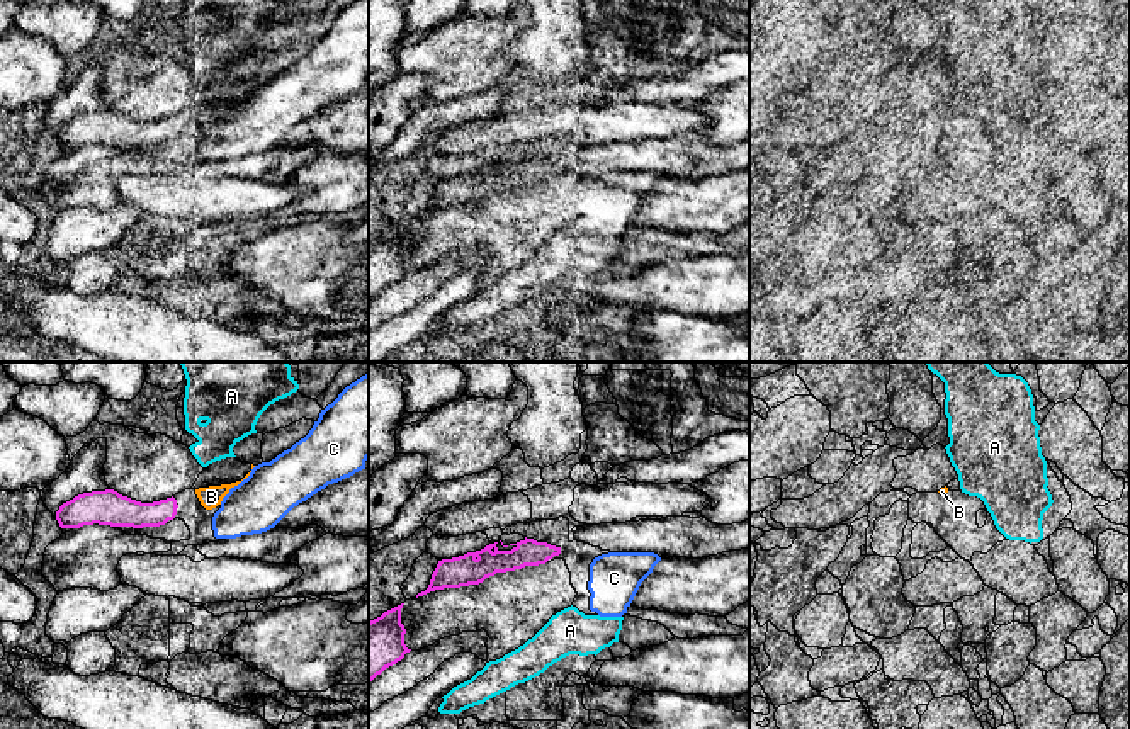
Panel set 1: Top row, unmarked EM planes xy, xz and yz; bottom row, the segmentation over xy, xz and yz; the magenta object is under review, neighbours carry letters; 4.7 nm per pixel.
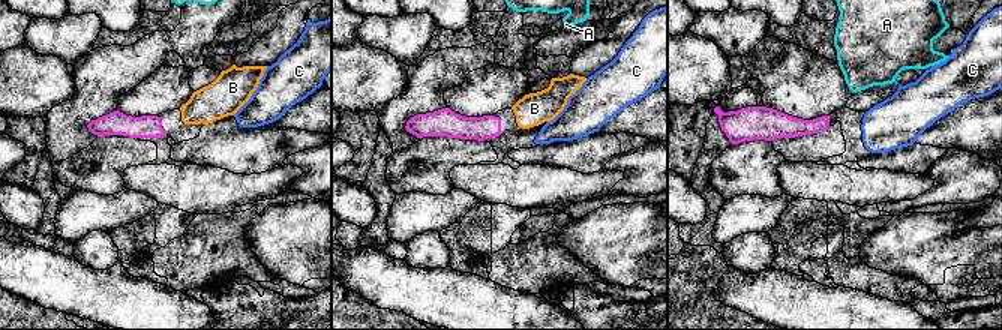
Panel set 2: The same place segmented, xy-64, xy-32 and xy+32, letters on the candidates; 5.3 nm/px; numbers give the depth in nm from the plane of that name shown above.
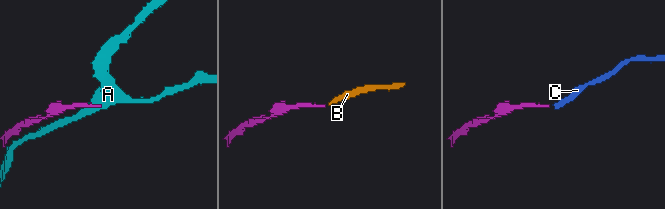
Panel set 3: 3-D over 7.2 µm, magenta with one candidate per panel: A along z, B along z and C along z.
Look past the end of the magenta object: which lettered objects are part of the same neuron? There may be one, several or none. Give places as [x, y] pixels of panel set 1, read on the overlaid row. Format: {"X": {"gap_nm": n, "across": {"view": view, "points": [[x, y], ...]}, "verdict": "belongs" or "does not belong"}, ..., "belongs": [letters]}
{"A": {"gap_nm": 200, "across": {"view": "xy", "points": [[172, 497], [203, 466]]}, "verdict": "does not belong"}, "B": {"gap_nm": 100, "across": {"view": "xy", "points": [[175, 500], [196, 493]]}, "verdict": "belongs"}, "C": {"gap_nm": 150, "across": {"view": "xz", "points": [[559, 553], [590, 565]]}, "verdict": "does not belong"}, "belongs": ["B"]}

